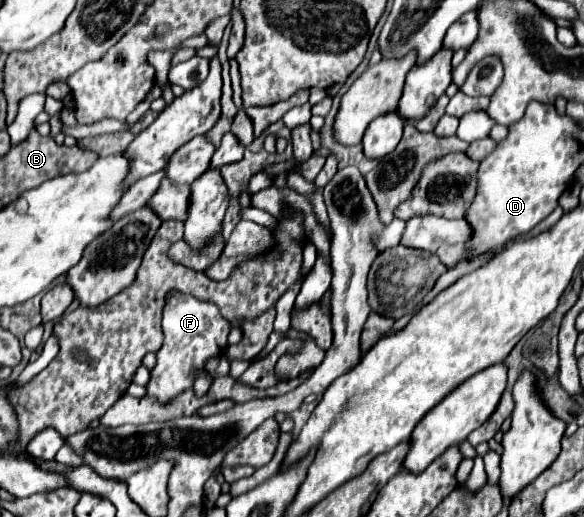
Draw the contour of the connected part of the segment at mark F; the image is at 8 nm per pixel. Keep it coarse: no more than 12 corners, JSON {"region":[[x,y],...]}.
{"region":[[172,291],[146,397],[170,403],[224,353],[216,305]]}

